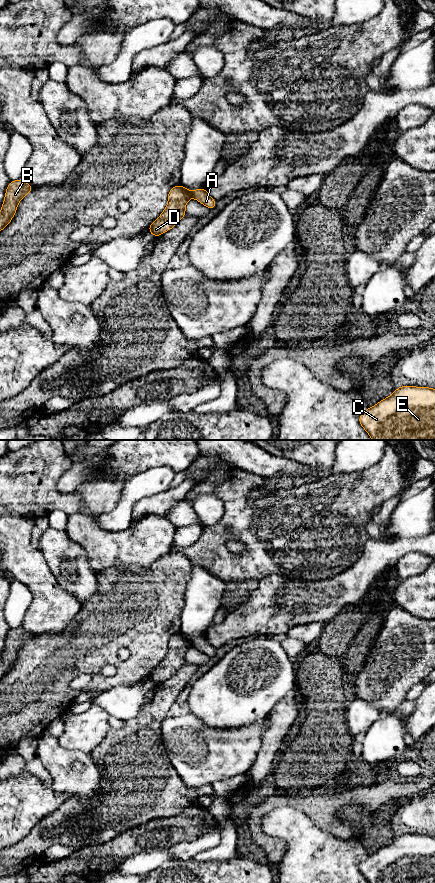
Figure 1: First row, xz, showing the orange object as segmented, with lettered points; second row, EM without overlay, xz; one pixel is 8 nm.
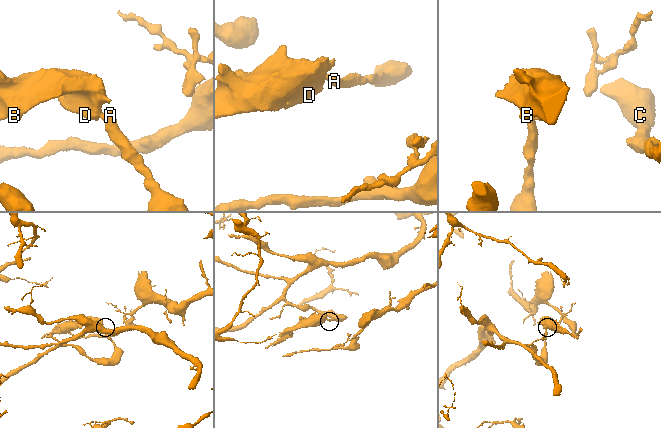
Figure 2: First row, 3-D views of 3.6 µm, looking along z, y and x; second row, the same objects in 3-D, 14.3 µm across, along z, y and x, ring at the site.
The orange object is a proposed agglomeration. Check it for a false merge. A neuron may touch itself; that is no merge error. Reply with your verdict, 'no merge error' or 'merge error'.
merge error

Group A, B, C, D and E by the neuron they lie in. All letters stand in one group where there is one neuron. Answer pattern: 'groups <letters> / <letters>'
groups A C E / B D

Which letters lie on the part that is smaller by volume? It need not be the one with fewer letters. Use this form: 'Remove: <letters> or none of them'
Remove: B, D

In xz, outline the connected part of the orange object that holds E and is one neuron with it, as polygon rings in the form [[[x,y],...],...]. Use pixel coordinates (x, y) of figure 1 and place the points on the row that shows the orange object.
[[[396,388],[392,395],[362,413],[359,423],[372,440],[435,440],[435,389]]]

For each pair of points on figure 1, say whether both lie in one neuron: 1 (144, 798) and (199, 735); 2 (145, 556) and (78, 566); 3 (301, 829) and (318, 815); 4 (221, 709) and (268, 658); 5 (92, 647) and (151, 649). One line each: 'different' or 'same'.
1: different
2: different
3: different
4: same
5: same

